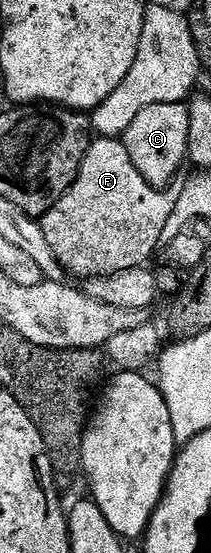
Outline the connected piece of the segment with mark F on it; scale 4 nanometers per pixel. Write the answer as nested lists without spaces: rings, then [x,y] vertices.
[[[99,137],[92,140],[91,145],[87,148],[85,159],[79,168],[79,178],[71,182],[71,188],[68,189],[66,195],[54,205],[48,213],[43,214],[41,224],[45,233],[45,239],[48,240],[49,246],[55,252],[55,258],[59,260],[60,266],[64,270],[67,269],[71,273],[76,273],[79,279],[86,279],[88,277],[108,277],[114,273],[121,271],[129,271],[130,269],[137,269],[148,264],[147,260],[156,253],[160,248],[161,242],[164,240],[163,232],[167,229],[167,224],[171,221],[171,216],[175,213],[175,205],[177,209],[177,201],[170,197],[170,192],[154,189],[149,182],[137,171],[137,167],[133,167],[133,159],[129,159],[129,151],[123,145],[122,140],[114,137]]]

